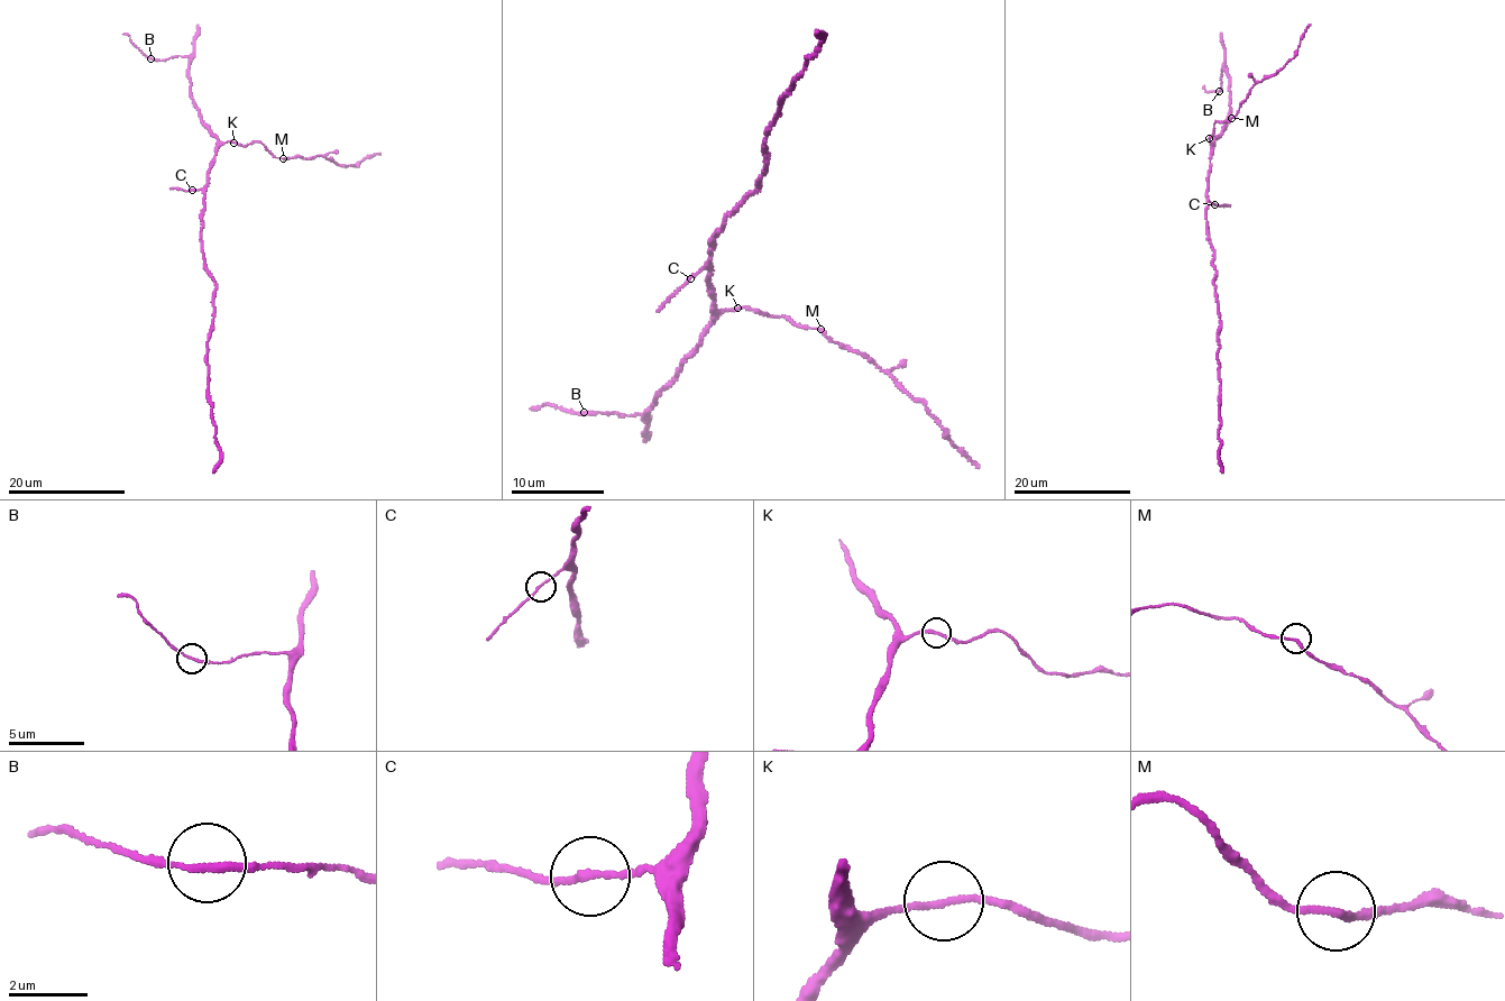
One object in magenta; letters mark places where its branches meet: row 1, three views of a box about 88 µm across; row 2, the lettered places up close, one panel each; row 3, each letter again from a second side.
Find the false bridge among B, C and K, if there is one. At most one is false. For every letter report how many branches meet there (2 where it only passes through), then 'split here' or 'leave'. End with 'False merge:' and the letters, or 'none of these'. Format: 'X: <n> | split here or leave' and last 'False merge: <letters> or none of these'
B: 2 | leave
C: 2 | leave
K: 2 | leave
False merge: none of these

